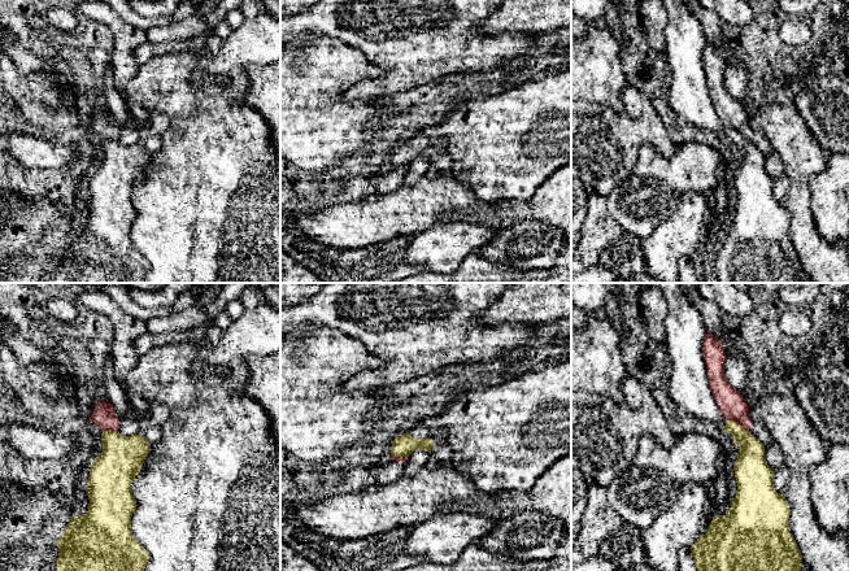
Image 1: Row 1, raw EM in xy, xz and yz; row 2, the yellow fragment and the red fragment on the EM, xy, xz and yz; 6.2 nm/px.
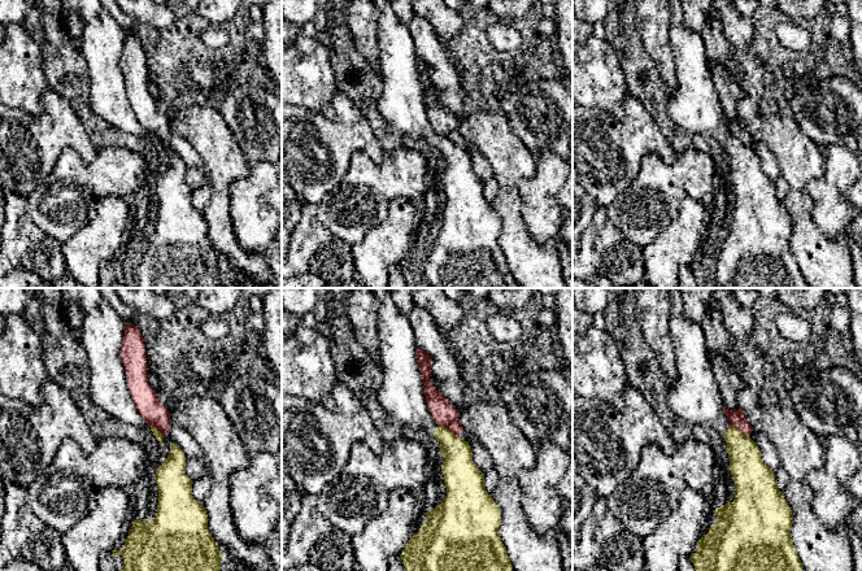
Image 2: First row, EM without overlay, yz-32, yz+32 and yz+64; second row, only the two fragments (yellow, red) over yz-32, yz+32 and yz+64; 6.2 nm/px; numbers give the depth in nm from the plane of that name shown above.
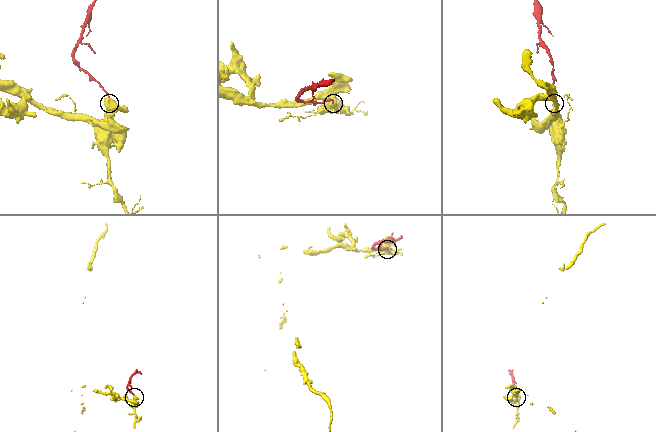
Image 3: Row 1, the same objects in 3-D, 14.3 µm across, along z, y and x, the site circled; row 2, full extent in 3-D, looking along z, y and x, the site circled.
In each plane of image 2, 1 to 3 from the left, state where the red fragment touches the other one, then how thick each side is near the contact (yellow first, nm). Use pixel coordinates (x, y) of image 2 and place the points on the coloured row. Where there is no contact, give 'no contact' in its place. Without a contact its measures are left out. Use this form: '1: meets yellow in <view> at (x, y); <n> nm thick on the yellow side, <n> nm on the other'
1: meets yellow in yz-32 at (161, 434); 50 nm thick on the yellow side, 150 nm on the other
2: meets yellow in yz+32 at (447, 428); 190 nm thick on the yellow side, 150 nm on the other
3: meets yellow in yz+64 at (738, 428); 200 nm thick on the yellow side, 110 nm on the other

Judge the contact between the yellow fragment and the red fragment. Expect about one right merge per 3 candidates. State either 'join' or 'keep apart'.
keep apart

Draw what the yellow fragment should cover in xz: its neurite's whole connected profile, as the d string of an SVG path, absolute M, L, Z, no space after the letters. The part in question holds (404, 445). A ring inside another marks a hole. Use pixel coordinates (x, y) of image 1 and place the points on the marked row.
M406 433L399 435L391 446L391 456L409 457L417 449L423 449L431 454L434 441L432 439L415 439Z

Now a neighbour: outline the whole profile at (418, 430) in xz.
M423 422L422 423L414 423L408 430L402 430L400 432L400 435L404 435L404 433L406 433L412 437L415 437L415 439L432 439L432 440L435 440L432 431Z

